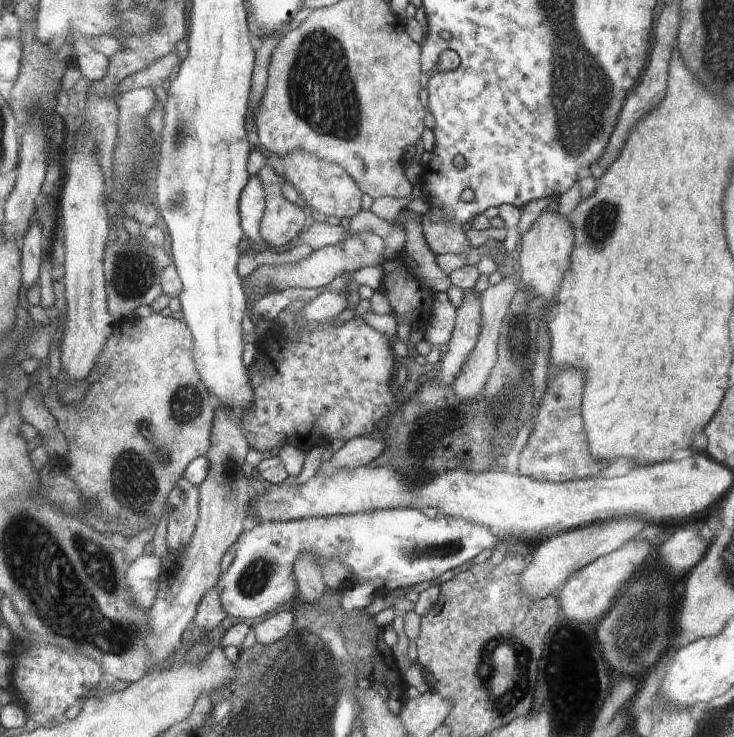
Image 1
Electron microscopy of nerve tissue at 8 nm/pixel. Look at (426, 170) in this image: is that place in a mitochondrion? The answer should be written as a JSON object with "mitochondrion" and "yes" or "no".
{"mitochondrion":"no"}

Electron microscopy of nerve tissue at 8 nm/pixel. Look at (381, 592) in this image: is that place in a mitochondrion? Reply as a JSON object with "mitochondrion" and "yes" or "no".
{"mitochondrion":"no"}

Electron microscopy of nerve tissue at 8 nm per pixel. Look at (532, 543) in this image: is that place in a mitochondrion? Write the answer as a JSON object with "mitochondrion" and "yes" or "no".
{"mitochondrion":"no"}

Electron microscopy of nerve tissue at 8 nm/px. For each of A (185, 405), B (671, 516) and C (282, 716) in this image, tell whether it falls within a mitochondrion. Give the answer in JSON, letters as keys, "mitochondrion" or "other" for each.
{"A":"mitochondrion","B":"other","C":"mitochondrion"}

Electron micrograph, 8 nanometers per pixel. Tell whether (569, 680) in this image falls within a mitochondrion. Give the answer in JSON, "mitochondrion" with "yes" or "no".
{"mitochondrion":"no"}

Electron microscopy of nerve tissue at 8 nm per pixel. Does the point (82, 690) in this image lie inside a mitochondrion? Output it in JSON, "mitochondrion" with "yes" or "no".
{"mitochondrion":"no"}

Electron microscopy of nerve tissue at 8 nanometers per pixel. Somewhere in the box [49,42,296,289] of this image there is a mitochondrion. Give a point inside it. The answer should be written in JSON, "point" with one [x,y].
{"point":[179,136]}

